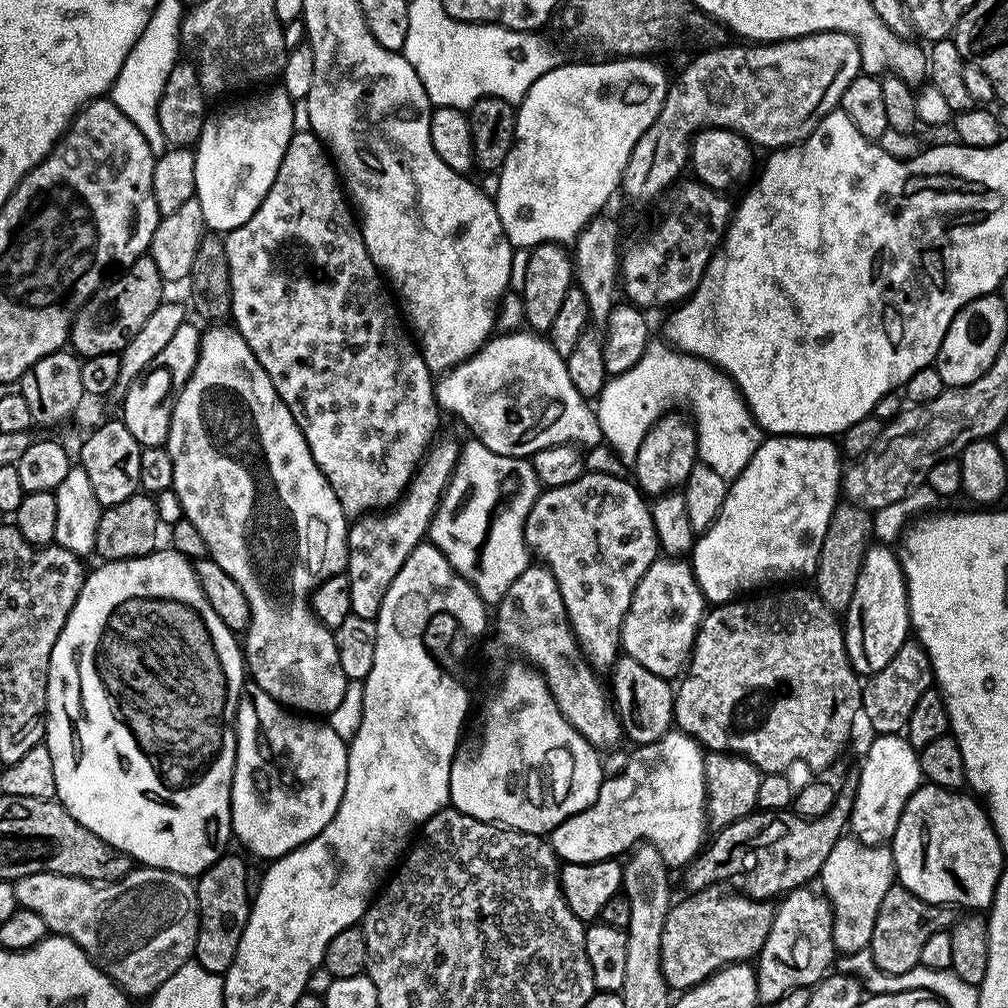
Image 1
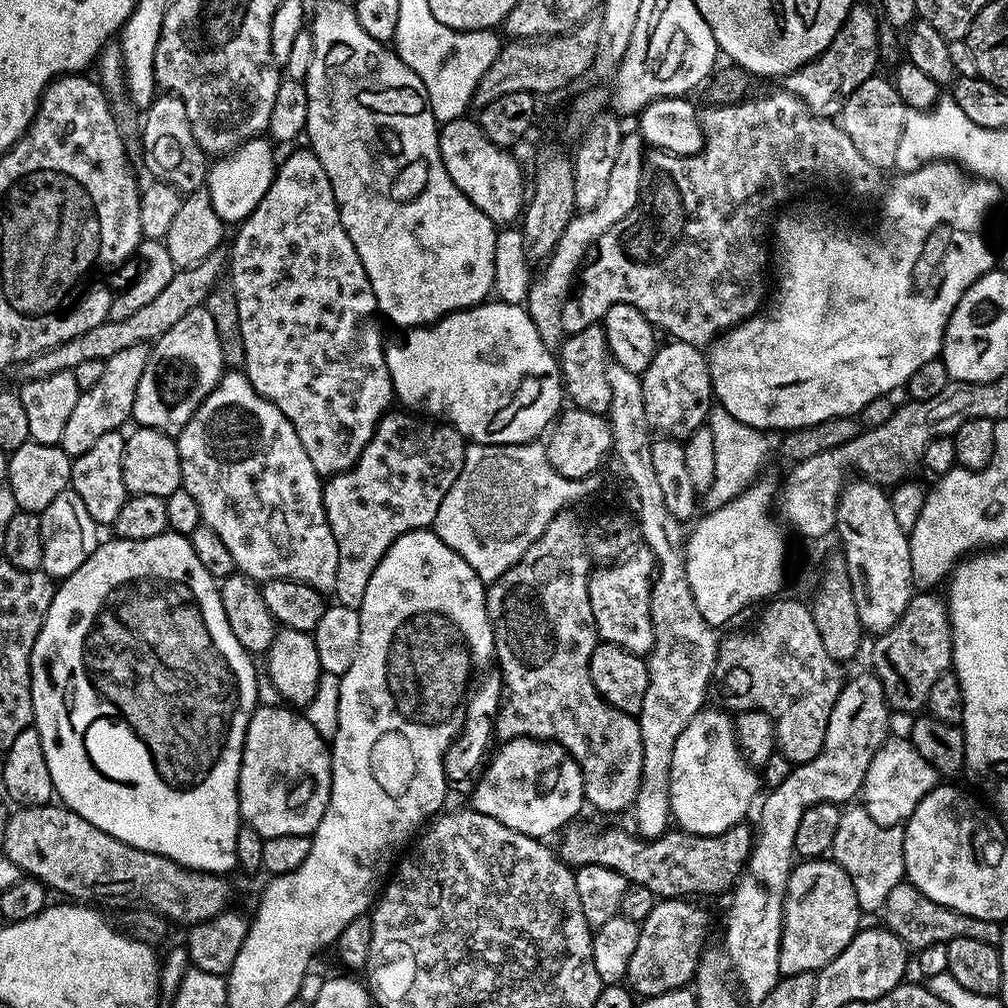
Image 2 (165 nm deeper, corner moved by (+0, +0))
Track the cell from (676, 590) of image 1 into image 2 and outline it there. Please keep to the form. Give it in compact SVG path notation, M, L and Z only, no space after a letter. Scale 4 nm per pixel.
M640 546L615 566L604 566L601 567L604 568L601 572L591 573L588 582L590 606L594 610L594 622L601 641L622 646L633 652L635 656L647 657L651 652L656 641L656 627L652 624L652 581L657 567L654 553L647 546Z

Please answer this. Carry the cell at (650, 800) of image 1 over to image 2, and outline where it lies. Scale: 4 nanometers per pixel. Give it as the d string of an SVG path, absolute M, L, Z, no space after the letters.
M708 706L700 711L690 722L690 726L686 726L682 734L678 734L678 743L674 746L670 778L672 820L680 823L677 825L683 831L693 832L695 836L717 836L741 823L745 819L744 815L752 808L752 799L755 798L756 791L762 788L762 780L757 769L749 765L740 752L740 747L736 745L733 717L727 711L717 708Z

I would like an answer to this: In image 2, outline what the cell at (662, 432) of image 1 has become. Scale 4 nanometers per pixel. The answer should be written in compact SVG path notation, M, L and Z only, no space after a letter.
M672 340L667 343L661 343L657 347L650 366L646 366L646 370L640 376L642 394L646 398L646 418L651 422L653 429L661 437L683 441L690 434L694 434L694 430L705 427L708 414L714 407L712 379L708 369L708 357L701 349L681 340Z

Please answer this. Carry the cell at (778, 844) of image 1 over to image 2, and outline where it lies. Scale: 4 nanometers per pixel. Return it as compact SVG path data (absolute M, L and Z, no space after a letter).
M744 822L735 824L730 830L717 836L695 836L693 832L669 830L653 840L645 840L635 831L627 832L624 828L604 828L599 832L596 828L568 826L563 829L562 835L559 837L561 840L558 855L565 864L573 869L587 864L606 866L610 870L622 874L631 883L641 884L649 890L654 890L657 898L675 900L677 898L700 898L696 896L716 896L719 892L726 891L725 893L727 893L744 872L750 851L750 832L748 836L746 825L747 823Z

